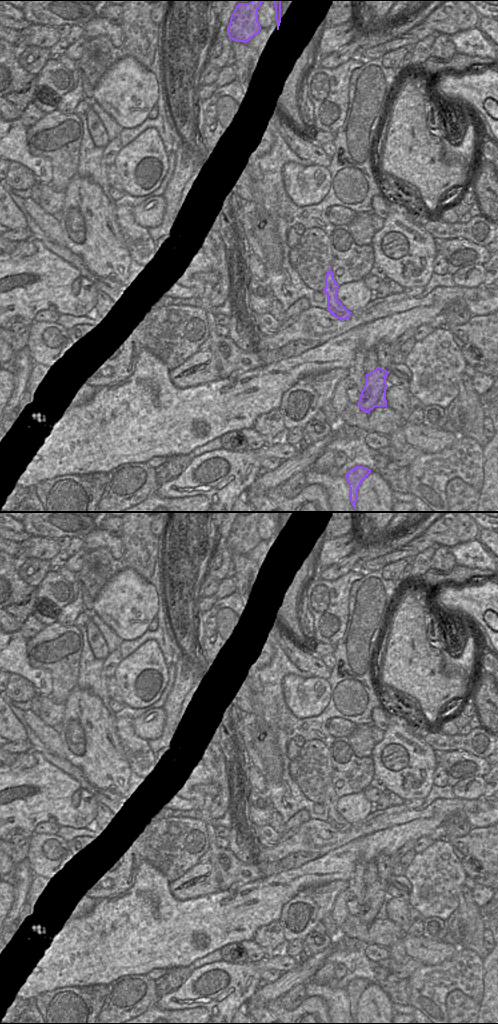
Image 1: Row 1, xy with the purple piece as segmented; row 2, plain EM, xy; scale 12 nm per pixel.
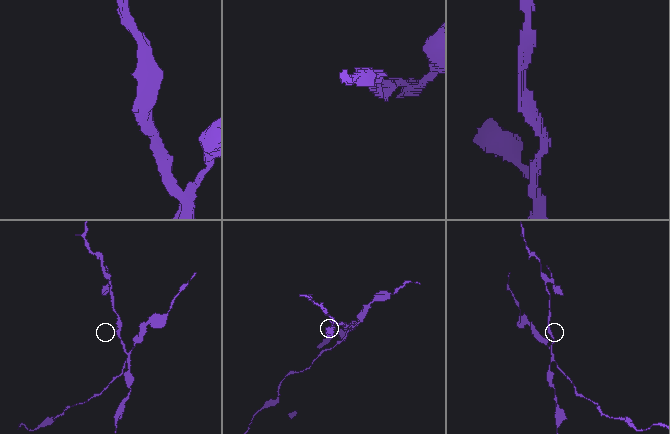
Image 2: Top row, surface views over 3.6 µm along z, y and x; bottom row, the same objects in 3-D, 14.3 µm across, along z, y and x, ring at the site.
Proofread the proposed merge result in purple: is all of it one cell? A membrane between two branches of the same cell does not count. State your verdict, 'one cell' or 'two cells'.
two cells

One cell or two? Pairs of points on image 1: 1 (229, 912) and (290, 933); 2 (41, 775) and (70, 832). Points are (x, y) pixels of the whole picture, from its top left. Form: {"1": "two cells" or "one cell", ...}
{"1": "two cells", "2": "two cells"}

